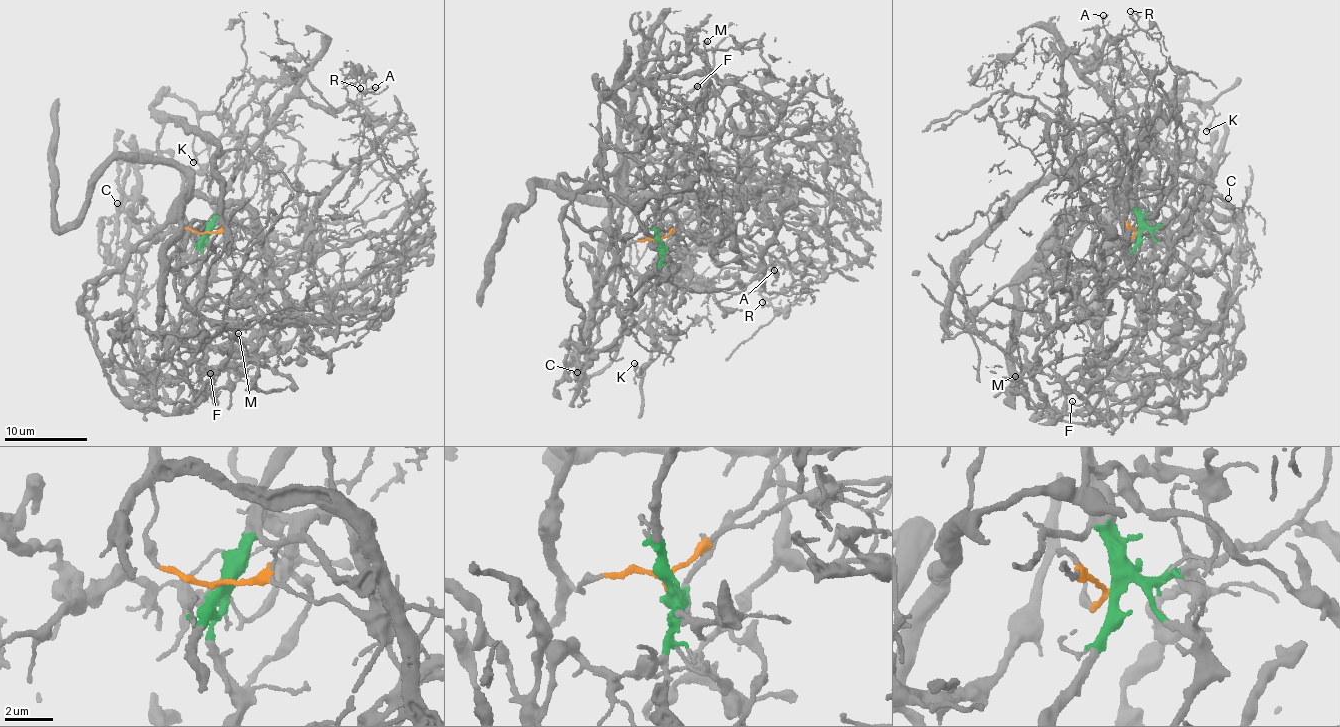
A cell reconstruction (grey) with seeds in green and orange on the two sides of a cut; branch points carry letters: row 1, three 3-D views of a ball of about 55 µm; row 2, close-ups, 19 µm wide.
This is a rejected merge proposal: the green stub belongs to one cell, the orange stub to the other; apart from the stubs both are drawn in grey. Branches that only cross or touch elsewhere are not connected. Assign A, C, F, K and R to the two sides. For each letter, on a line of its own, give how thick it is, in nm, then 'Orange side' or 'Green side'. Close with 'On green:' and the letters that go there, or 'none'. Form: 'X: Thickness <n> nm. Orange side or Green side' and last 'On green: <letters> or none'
A: Thickness 160 nm. Green side
C: Thickness 400 nm. Orange side
F: Thickness 120 nm. Orange side
K: Thickness 380 nm. Green side
R: Thickness 150 nm. Green side
On green: A, K, R

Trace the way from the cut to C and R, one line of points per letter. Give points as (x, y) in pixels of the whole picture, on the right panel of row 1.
C: (1140, 231), (1116, 221), (1098, 259), (1041, 274), (1070, 277), (1098, 349), (1159, 362), (1222, 323), (1229, 198)
R: (1140, 231), (1126, 142), (1084, 76), (1097, 64), (1103, 44), (1134, 26), (1138, 17), (1131, 11)

